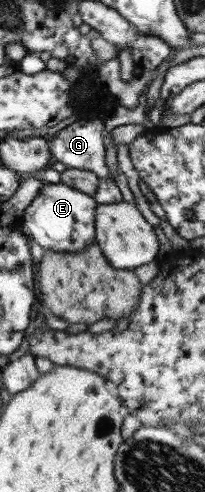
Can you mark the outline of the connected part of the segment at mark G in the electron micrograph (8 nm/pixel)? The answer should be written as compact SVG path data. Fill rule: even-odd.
M81 118L68 124L48 139L48 152L66 167L87 170L99 179L110 178L104 162L100 118Z

